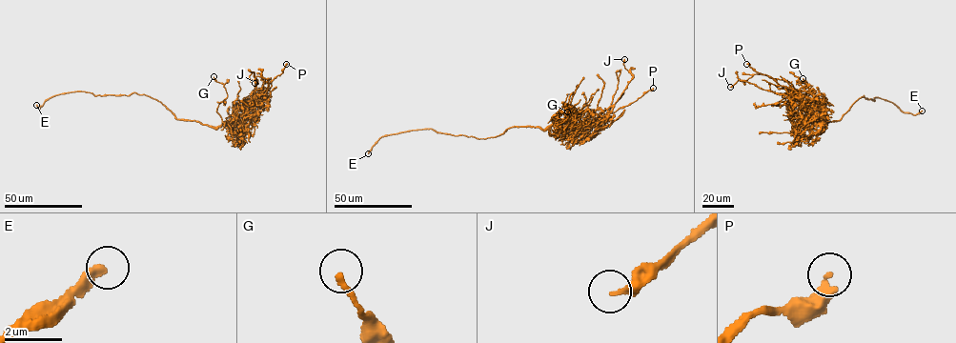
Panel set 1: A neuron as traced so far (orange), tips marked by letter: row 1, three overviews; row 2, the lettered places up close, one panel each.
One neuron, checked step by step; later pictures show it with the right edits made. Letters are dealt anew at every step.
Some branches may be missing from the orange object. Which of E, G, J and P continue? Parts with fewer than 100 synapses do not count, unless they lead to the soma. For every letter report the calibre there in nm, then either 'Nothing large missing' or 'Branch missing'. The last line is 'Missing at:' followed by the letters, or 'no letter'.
E: Thickness 340 nm. Branch missing
G: Thickness 180 nm. Nothing large missing
J: Thickness 240 nm. Nothing large missing
P: Thickness 400 nm. Nothing large missing
Missing at: E

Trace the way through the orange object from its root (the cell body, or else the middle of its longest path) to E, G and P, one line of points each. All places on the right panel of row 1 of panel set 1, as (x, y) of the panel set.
E: (838, 120), (864, 95), (873, 100), (874, 97), (884, 99), (904, 111), (914, 115), (922, 110)
G: (838, 120), (828, 121), (824, 126), (817, 121), (815, 112), (804, 103), (807, 83), (803, 78)
P: (838, 120), (828, 121), (824, 126), (801, 113), (804, 103), (771, 77), (758, 72), (746, 64)

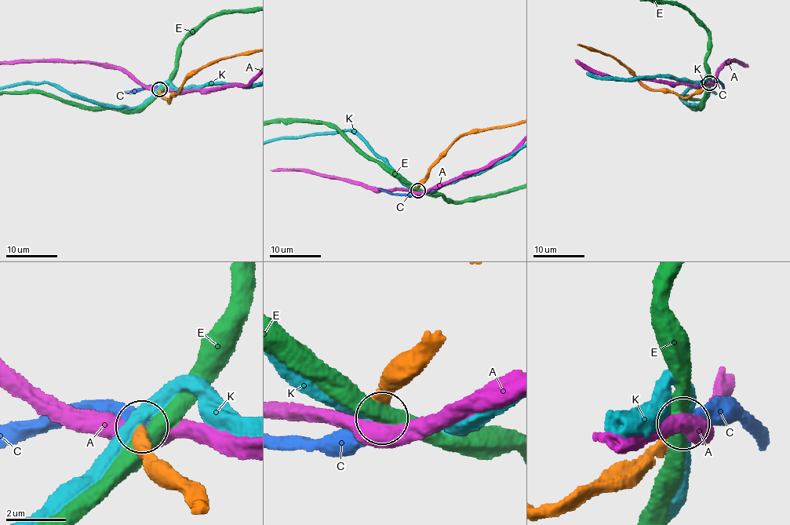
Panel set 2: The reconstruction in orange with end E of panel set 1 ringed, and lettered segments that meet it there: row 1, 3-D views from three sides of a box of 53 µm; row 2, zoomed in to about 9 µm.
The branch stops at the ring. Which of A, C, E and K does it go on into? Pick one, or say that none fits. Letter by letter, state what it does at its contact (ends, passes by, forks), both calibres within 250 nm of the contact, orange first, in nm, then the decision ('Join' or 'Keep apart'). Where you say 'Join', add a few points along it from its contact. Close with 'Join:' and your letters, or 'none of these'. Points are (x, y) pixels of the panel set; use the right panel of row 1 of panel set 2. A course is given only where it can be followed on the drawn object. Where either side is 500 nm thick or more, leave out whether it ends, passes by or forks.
A: Thickness 360 nm (orange) against 550 nm. Keep apart
C: It ends there. Thickness 360 nm (orange) against 380 nm. Join. Its course: (709, 83), (722, 82), (724, 87)
E: Thickness 460 nm (orange) against 500 nm. Keep apart
K: It passes by. Thickness 380 nm (orange) against 460 nm. Keep apart
Join: C

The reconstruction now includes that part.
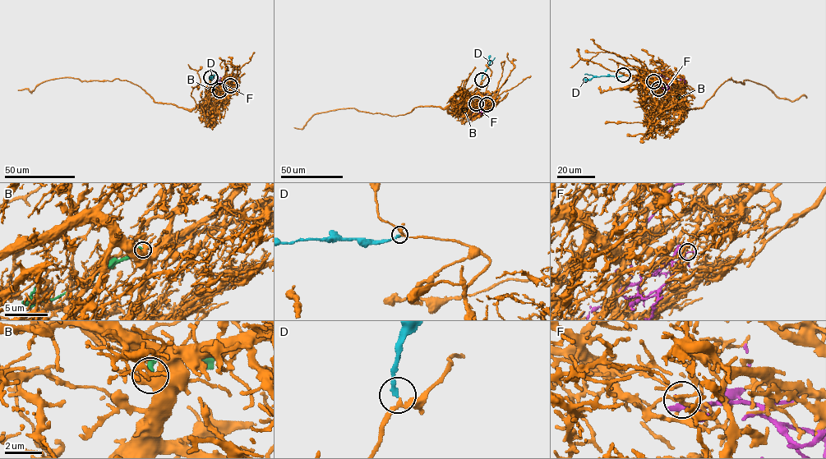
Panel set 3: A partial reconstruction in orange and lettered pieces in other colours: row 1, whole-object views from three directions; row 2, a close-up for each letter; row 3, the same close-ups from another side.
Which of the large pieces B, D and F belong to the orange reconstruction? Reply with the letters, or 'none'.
D

